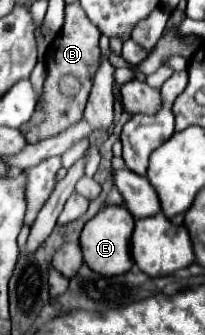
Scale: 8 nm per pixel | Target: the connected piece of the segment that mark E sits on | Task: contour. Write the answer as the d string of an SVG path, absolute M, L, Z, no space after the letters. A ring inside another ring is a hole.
M105 206L101 208L83 228L81 232L81 248L83 248L83 260L89 264L89 268L95 268L95 272L101 272L103 276L115 276L125 274L133 268L133 258L129 254L129 242L133 236L135 218L125 206Z

